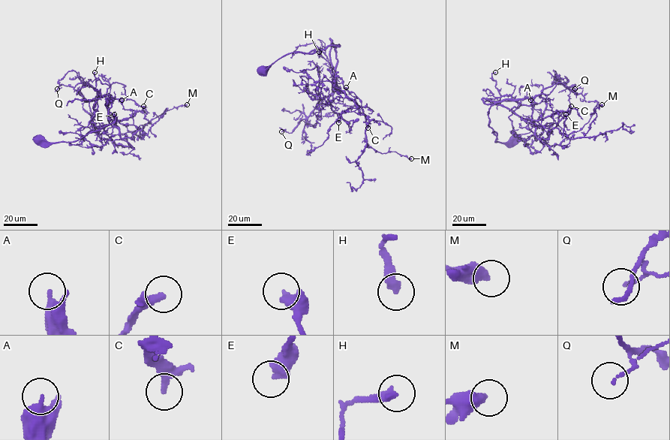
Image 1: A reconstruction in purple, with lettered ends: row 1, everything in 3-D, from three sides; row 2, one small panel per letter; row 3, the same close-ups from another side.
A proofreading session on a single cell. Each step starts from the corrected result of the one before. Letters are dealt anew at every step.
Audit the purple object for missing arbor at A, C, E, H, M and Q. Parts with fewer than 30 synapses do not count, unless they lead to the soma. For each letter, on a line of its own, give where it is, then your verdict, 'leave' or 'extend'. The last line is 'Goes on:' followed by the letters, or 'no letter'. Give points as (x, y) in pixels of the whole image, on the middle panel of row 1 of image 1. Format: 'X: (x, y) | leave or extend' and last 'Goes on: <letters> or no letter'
A: (346, 87) | leave
C: (368, 128) | extend
E: (338, 122) | leave
H: (319, 52) | leave
M: (411, 158) | leave
Q: (281, 131) | leave
Goes on: C

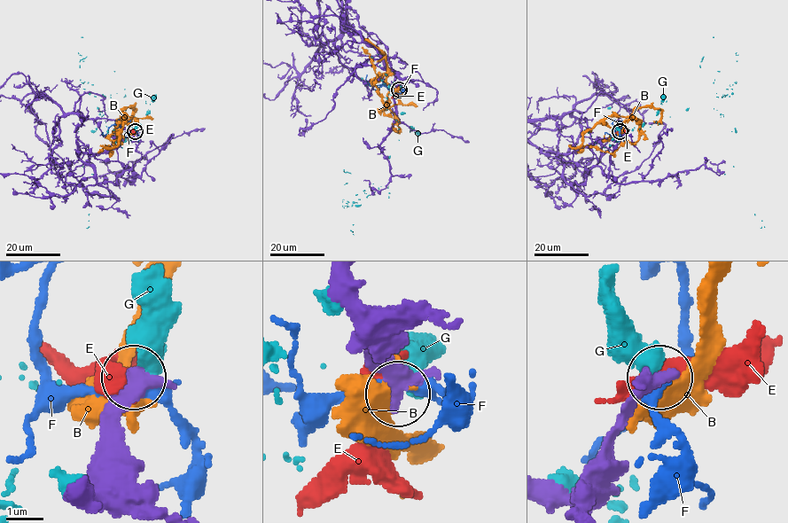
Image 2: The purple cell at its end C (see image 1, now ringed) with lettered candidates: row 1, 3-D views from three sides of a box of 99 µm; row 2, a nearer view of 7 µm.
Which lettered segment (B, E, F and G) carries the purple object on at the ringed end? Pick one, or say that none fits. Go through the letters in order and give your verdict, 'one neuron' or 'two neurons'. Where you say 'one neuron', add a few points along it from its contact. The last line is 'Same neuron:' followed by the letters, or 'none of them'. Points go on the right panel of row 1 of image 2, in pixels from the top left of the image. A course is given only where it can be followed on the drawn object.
B: two neurons
E: two neurons
F: two neurons
G: two neurons
Same neuron: none of them

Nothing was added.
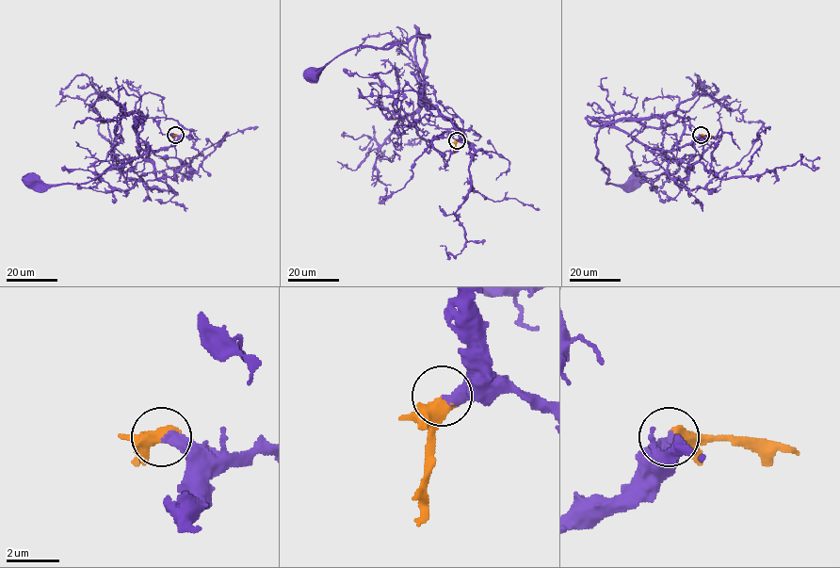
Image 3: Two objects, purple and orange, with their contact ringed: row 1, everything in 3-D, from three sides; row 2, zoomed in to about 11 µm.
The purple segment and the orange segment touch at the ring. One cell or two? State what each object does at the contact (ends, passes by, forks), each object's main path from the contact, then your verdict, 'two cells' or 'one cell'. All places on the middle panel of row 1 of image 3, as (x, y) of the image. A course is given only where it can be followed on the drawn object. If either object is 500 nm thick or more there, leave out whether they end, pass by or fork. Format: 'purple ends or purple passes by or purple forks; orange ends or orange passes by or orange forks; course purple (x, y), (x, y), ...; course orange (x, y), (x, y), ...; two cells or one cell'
course purple (456, 140), (458, 128), (418, 103), (426, 57), (419, 35), (428, 35), (354, 47), (313, 76); course orange (456, 140), (454, 153); one cell

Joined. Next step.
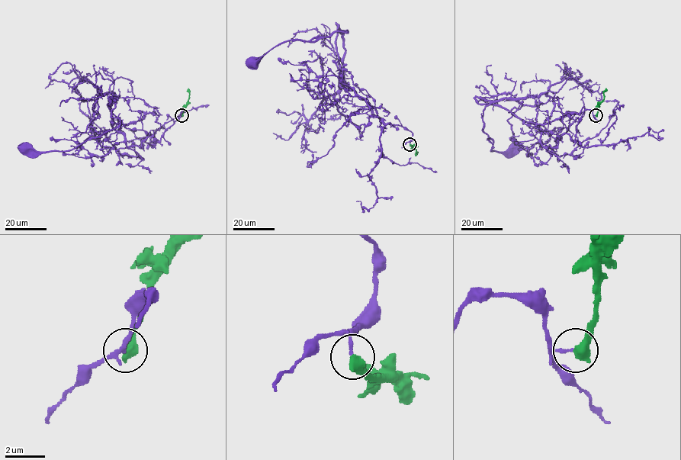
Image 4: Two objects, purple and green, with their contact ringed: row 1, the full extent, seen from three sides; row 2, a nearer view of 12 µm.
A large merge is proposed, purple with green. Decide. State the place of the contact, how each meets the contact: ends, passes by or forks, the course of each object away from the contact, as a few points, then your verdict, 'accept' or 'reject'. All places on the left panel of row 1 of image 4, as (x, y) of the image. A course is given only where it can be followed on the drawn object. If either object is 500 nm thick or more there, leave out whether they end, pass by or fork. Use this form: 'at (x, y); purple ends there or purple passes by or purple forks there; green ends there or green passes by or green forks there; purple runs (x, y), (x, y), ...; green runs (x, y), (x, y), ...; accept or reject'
at (181, 115); purple runs (181, 115), (159, 140), (127, 146), (110, 97), (117, 127), (66, 150), (25, 147); green runs (181, 115), (188, 98), (188, 88); reject

